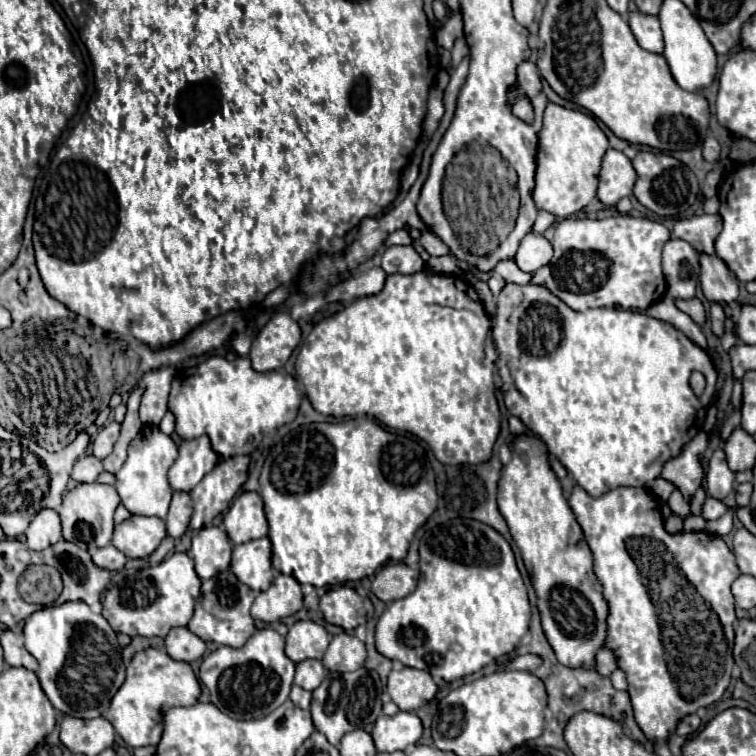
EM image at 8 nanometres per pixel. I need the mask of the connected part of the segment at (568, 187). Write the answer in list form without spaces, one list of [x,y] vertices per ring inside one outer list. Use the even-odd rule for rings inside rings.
[[[550,102],[550,106],[546,106],[544,110],[536,150],[536,186],[532,194],[536,208],[546,210],[558,218],[568,218],[580,212],[592,198],[596,198],[596,174],[608,148],[608,138],[592,116]]]

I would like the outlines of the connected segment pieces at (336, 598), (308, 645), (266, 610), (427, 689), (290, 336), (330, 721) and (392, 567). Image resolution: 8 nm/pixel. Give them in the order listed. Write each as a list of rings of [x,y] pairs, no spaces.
[[[348,586],[328,590],[320,598],[320,612],[324,614],[324,620],[328,624],[342,626],[346,632],[352,632],[358,624],[366,620],[364,616],[358,616],[362,608],[364,608],[364,598],[358,596],[354,588]]]
[[[300,620],[286,634],[286,656],[296,664],[306,658],[320,660],[328,648],[328,642],[330,636],[324,626],[312,620]]]
[[[278,574],[266,592],[260,592],[252,604],[252,618],[267,624],[282,620],[302,608],[302,592],[296,578]]]
[[[404,666],[402,670],[392,670],[388,676],[388,694],[400,710],[418,710],[436,696],[438,688],[430,674],[424,670],[414,670]]]
[[[288,312],[274,314],[266,326],[258,332],[250,348],[252,368],[256,372],[268,372],[282,366],[292,350],[300,342],[300,328]]]
[[[358,668],[356,672],[346,672],[346,674],[340,674],[336,678],[330,678],[328,676],[328,670],[326,670],[326,678],[322,680],[322,684],[312,692],[312,706],[310,706],[310,712],[312,712],[312,720],[314,720],[314,726],[318,732],[322,732],[330,744],[338,744],[340,738],[346,734],[346,732],[352,732],[356,728],[364,728],[364,730],[370,730],[372,724],[376,722],[376,718],[382,714],[382,702],[380,702],[380,676],[374,672],[374,670],[368,670],[368,668]]]
[[[404,562],[396,564],[386,564],[378,570],[374,582],[372,582],[372,592],[382,600],[382,602],[392,602],[400,600],[416,590],[418,582],[418,570],[406,566]]]

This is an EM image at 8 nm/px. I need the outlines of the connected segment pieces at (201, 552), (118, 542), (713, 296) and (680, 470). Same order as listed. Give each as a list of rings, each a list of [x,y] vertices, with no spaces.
[[[208,526],[192,536],[191,548],[187,553],[194,558],[196,574],[206,580],[228,570],[232,542],[222,528]]]
[[[130,516],[114,528],[112,544],[128,558],[152,554],[166,538],[166,522],[154,516]]]
[[[716,254],[700,256],[700,284],[708,302],[732,302],[738,298],[738,278]]]
[[[698,432],[684,448],[682,452],[668,460],[664,470],[662,470],[662,478],[670,480],[674,486],[680,488],[680,492],[684,494],[686,502],[692,500],[694,492],[702,486],[702,456],[706,452],[706,440],[708,434],[706,432]]]

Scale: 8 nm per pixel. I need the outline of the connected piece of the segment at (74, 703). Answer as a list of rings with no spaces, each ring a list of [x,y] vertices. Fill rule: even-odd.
[[[74,600],[74,602],[64,602],[60,606],[44,606],[34,614],[30,614],[30,618],[26,618],[24,624],[24,646],[40,664],[36,674],[48,700],[56,710],[68,716],[78,716],[78,718],[104,716],[112,696],[126,678],[126,664],[120,654],[122,648],[118,646],[116,632],[110,628],[106,618],[102,614],[92,612],[86,602]]]

